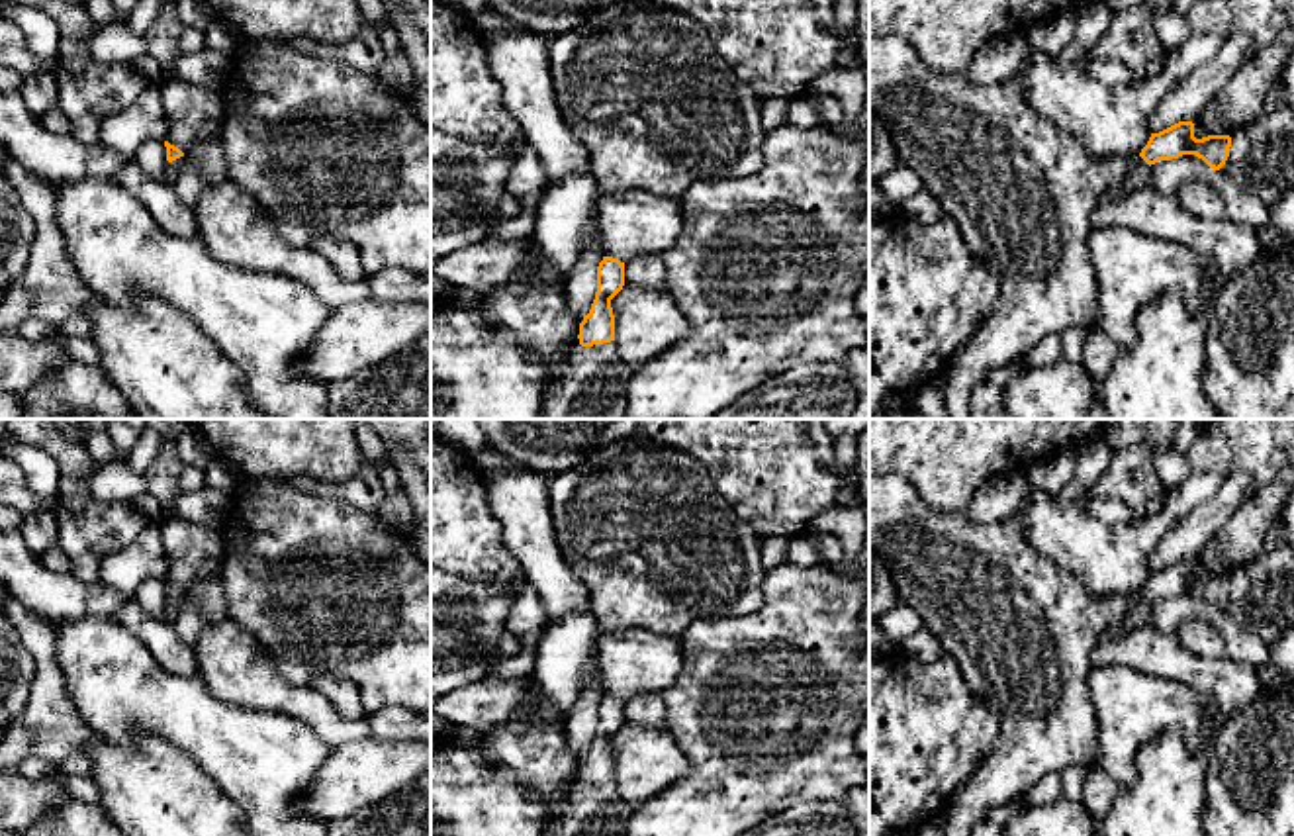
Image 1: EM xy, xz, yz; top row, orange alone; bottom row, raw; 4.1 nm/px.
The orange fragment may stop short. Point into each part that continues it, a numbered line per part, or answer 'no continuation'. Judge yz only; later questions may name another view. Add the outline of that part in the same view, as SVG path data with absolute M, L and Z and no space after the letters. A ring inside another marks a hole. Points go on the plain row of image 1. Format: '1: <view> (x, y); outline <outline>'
1: yz (1261, 598); outline M1280 544L1231 578L1220 611L1274 644L1294 627L1294 550Z
2: yz (1138, 615); outline M1139 597L1137 603L1124 615L1124 617L1118 617L1114 619L1100 634L1098 638L1098 644L1104 640L1104 638L1118 638L1122 636L1124 632L1130 632L1141 625L1145 625L1149 621L1149 603Z

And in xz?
1: xz (598, 809); outline M615 779L578 787L544 836L626 836L634 805L617 793Z

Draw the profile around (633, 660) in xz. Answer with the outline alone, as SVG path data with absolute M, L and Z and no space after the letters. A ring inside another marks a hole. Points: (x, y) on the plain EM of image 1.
M628 627L609 630L597 636L597 668L603 679L605 695L626 701L638 693L662 693L679 677L683 670L683 652L677 636Z

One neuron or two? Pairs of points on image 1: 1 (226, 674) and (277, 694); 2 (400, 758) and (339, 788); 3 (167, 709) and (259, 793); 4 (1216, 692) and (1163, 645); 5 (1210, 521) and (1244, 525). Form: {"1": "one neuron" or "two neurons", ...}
{"1": "one neuron", "2": "one neuron", "3": "one neuron", "4": "one neuron", "5": "two neurons"}

